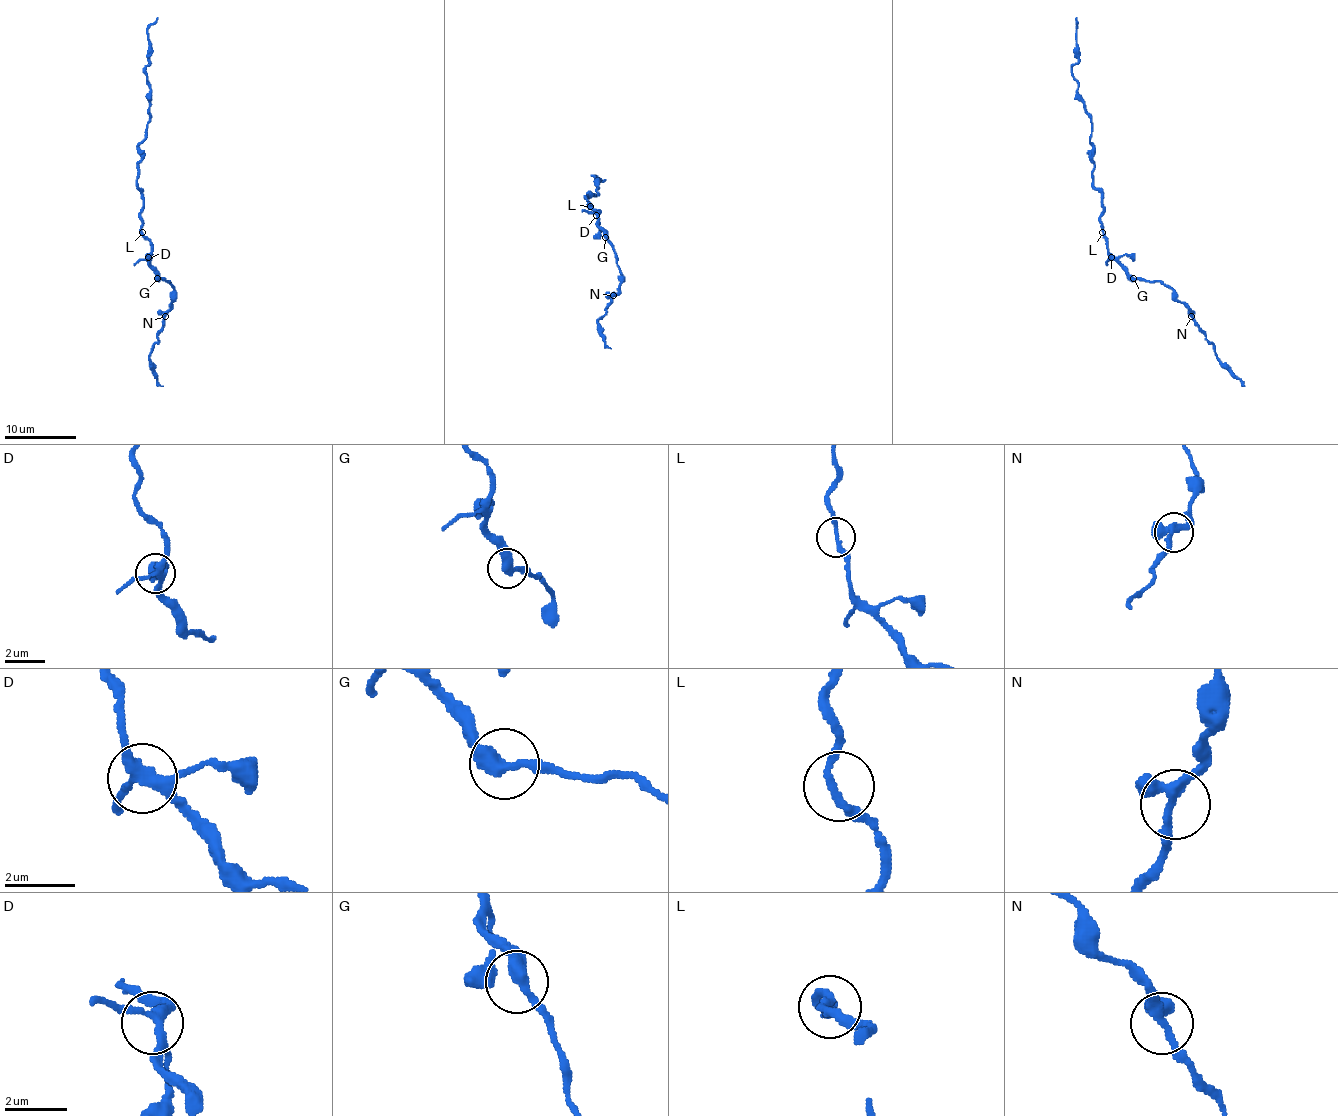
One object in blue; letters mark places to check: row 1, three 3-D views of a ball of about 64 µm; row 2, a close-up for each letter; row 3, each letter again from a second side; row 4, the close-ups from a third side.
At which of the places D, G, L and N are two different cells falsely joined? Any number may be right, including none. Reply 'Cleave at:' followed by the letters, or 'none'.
Cleave at: none

